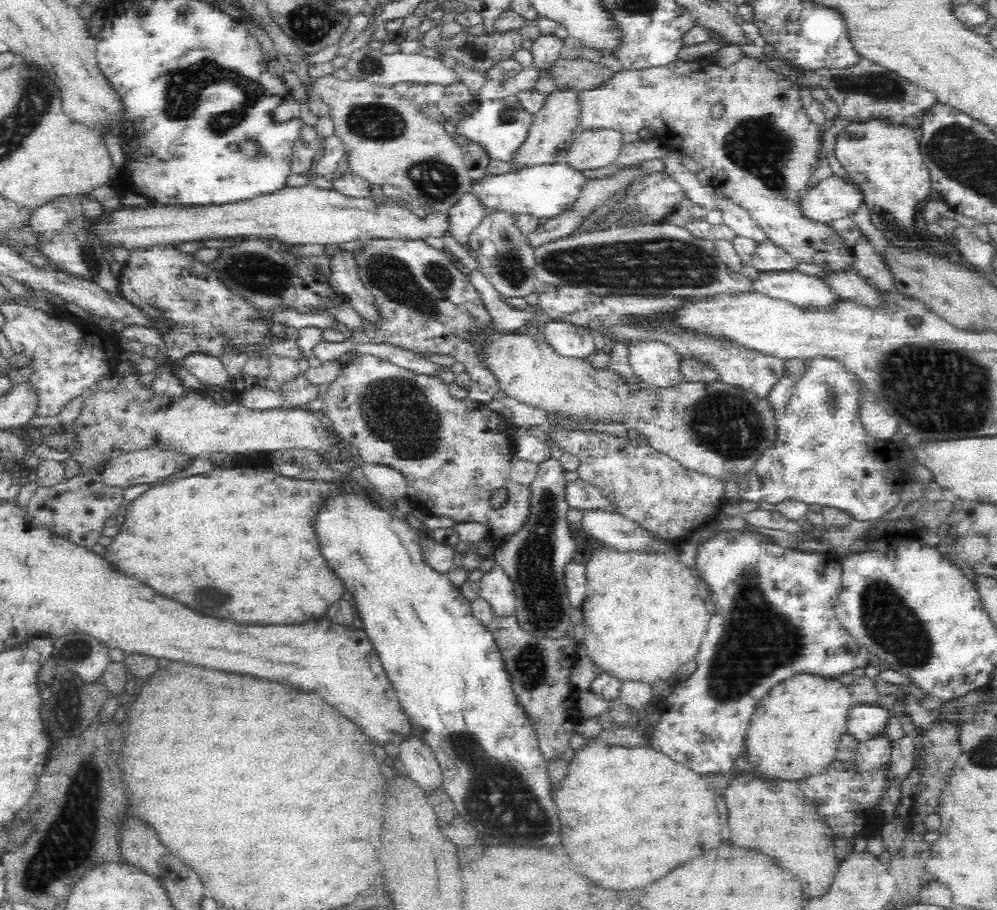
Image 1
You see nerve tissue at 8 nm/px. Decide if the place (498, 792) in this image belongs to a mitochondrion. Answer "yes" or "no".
yes

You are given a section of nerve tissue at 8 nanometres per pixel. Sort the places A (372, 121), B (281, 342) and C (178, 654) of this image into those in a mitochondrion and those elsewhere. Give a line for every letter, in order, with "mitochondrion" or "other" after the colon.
A: mitochondrion
B: other
C: other

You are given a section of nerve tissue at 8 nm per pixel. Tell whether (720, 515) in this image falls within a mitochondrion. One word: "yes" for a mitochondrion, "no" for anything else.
no

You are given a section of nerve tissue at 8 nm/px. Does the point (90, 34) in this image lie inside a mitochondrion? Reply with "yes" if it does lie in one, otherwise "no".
no

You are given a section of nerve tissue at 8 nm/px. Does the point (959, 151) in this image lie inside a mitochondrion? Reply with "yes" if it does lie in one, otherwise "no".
yes

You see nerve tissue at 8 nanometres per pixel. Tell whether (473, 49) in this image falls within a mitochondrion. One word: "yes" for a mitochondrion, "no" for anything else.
yes

